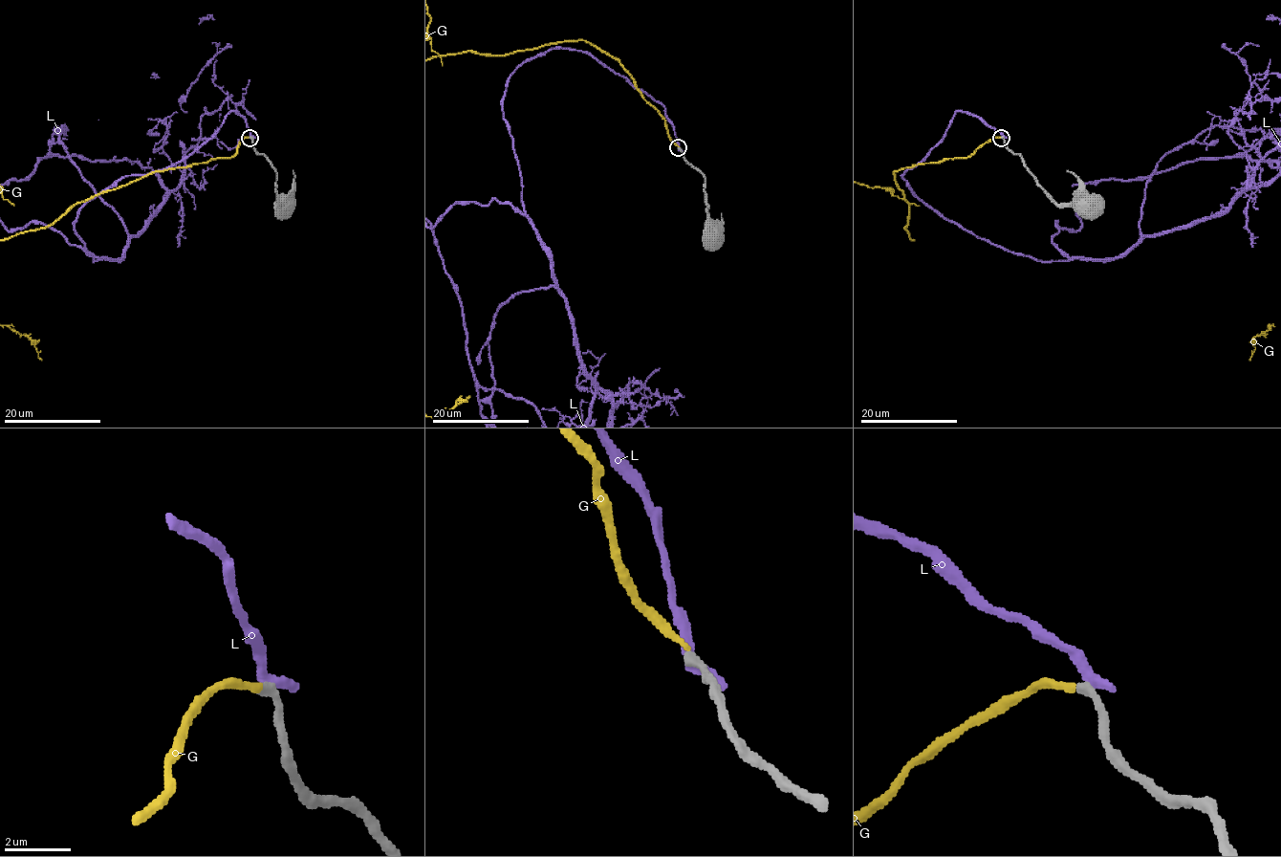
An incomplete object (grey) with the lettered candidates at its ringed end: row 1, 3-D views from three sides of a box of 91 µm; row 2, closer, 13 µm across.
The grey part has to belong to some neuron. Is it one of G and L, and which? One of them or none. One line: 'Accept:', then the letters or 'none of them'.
Accept: G

